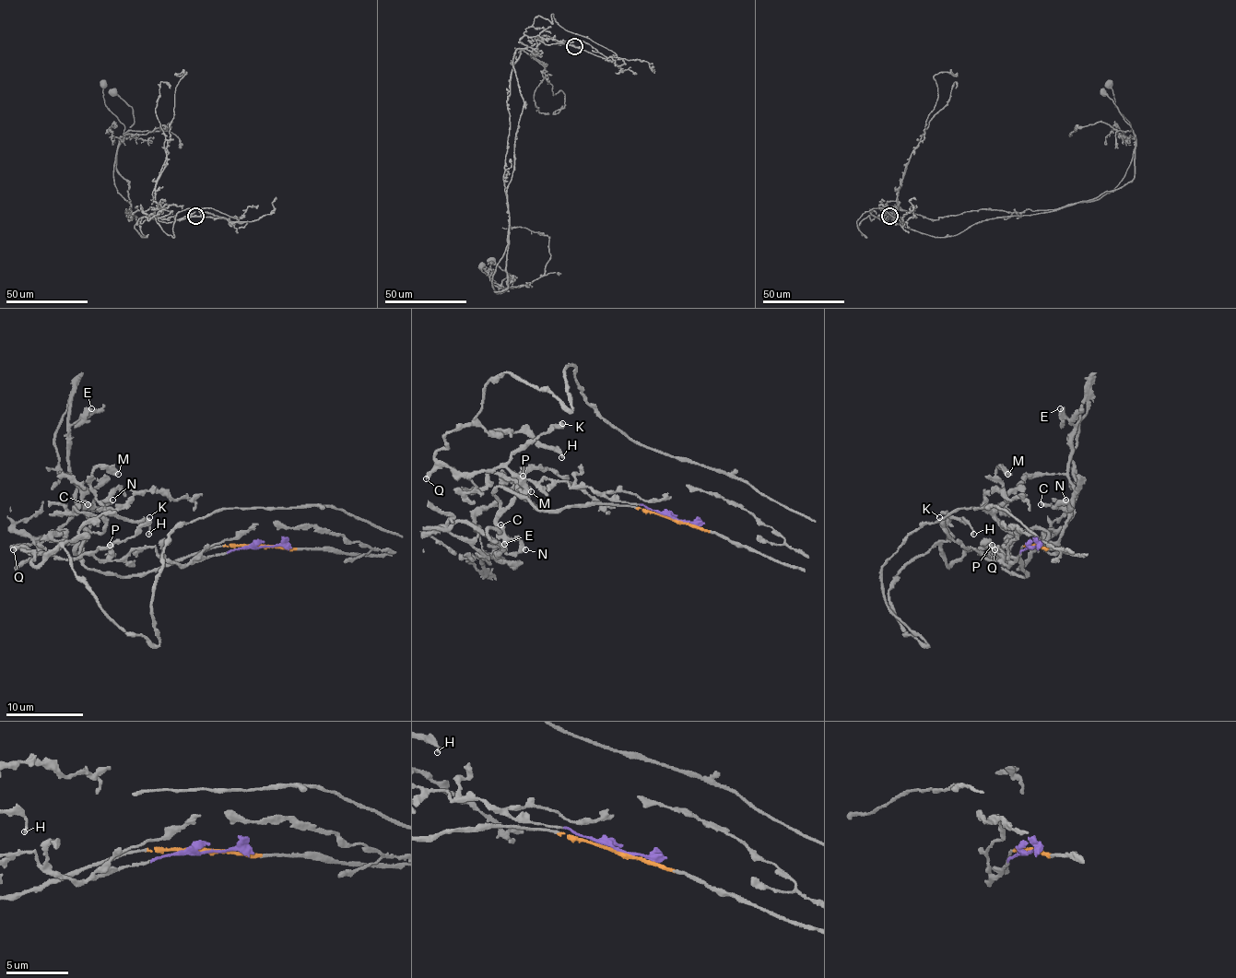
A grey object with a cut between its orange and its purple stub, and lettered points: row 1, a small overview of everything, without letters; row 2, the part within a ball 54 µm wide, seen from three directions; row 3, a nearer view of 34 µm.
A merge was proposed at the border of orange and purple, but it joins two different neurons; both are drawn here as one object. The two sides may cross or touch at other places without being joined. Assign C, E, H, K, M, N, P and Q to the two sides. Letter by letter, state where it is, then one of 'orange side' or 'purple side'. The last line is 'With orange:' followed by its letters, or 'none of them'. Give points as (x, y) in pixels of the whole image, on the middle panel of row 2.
C: (500, 524) | orange side
E: (504, 544) | orange side
H: (561, 457) | purple side
K: (562, 423) | purple side
M: (531, 491) | orange side
N: (525, 549) | orange side
P: (523, 476) | purple side
Q: (426, 478) | purple side
With orange: C, E, M, N

